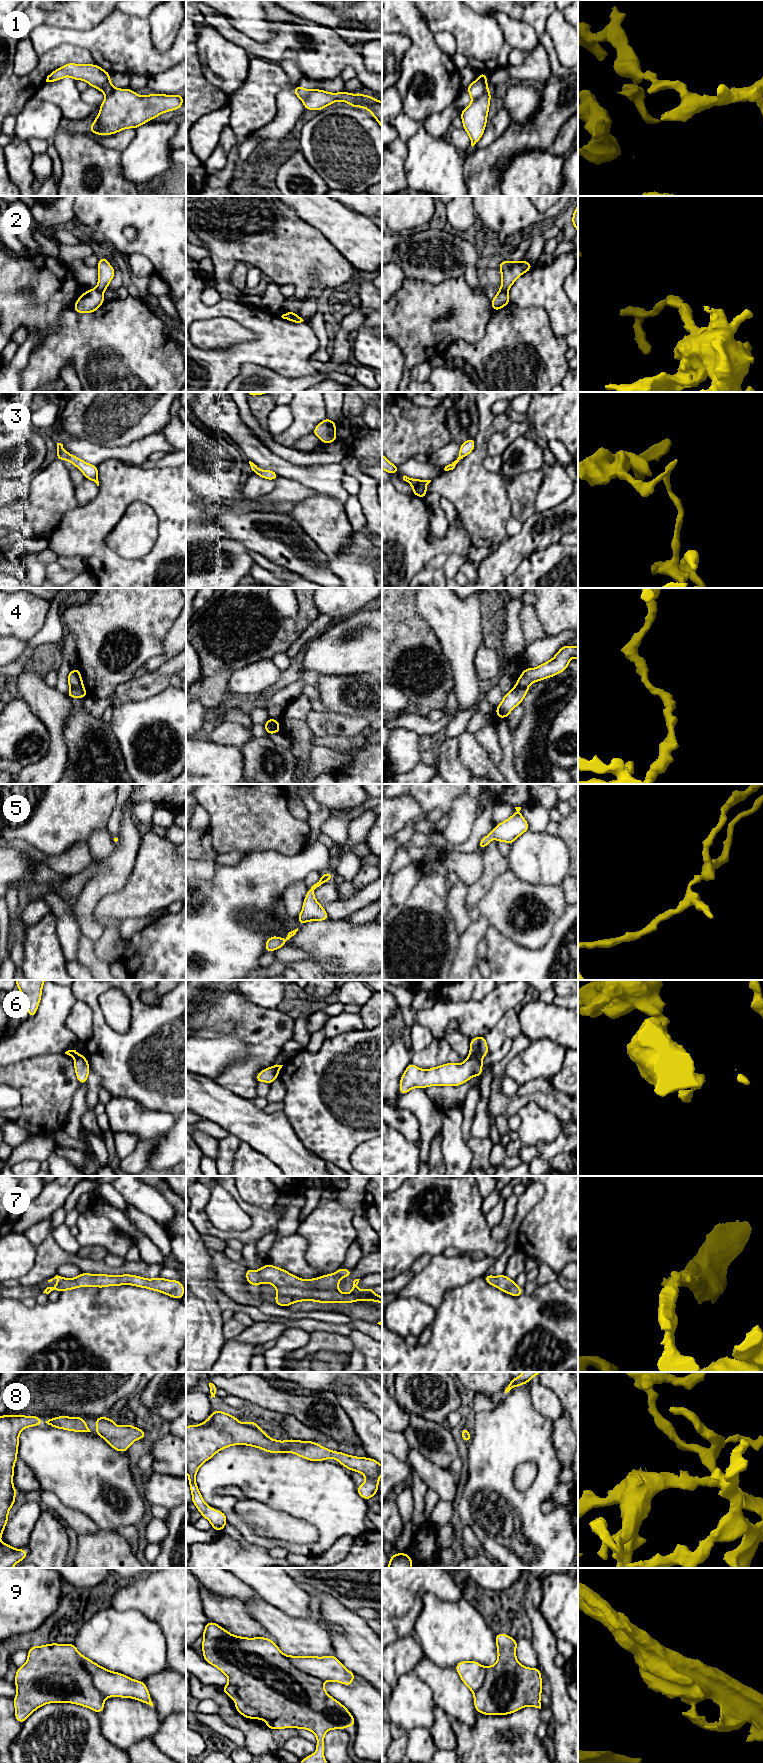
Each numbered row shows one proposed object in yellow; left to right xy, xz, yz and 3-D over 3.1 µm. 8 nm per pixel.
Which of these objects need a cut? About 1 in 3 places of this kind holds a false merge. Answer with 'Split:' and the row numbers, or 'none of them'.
Split: 1, 2, 3, 4, 6, 9

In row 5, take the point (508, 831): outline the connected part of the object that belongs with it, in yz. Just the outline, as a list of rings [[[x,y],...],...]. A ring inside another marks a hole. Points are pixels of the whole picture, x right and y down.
[[[515,807],[515,809],[517,811],[515,814],[497,824],[489,835],[484,836],[480,840],[478,845],[480,849],[486,848],[492,839],[512,844],[520,835],[529,830],[526,819],[519,813],[521,807]]]

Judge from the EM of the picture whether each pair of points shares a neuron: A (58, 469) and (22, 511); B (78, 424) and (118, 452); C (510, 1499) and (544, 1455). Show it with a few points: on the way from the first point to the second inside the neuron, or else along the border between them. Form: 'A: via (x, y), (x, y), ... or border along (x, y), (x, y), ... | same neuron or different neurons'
A: via (54, 479), (32, 501) | same neuron
B: border along (134, 440), (127, 445), (114, 447), (89, 442) | different neurons
C: via (525, 1499), (544, 1480), (544, 1470) | same neuron

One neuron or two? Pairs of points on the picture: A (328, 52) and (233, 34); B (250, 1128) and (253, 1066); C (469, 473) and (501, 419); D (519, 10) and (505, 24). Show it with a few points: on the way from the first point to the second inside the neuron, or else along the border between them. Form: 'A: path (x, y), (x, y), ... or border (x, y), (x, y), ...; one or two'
A: path (307, 31), (293, 30), (276, 47), (257, 47); one
B: border (229, 1090), (242, 1097), (253, 1099); two
C: border (492, 416), (492, 428), (494, 430); two
D: border (490, 13), (503, 11), (533, 28); two

